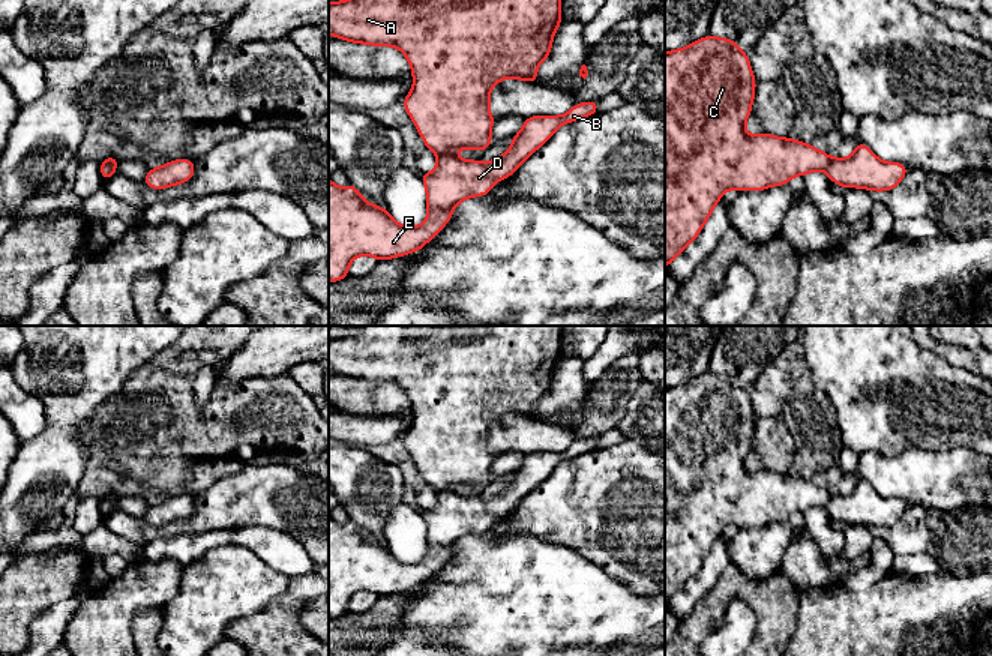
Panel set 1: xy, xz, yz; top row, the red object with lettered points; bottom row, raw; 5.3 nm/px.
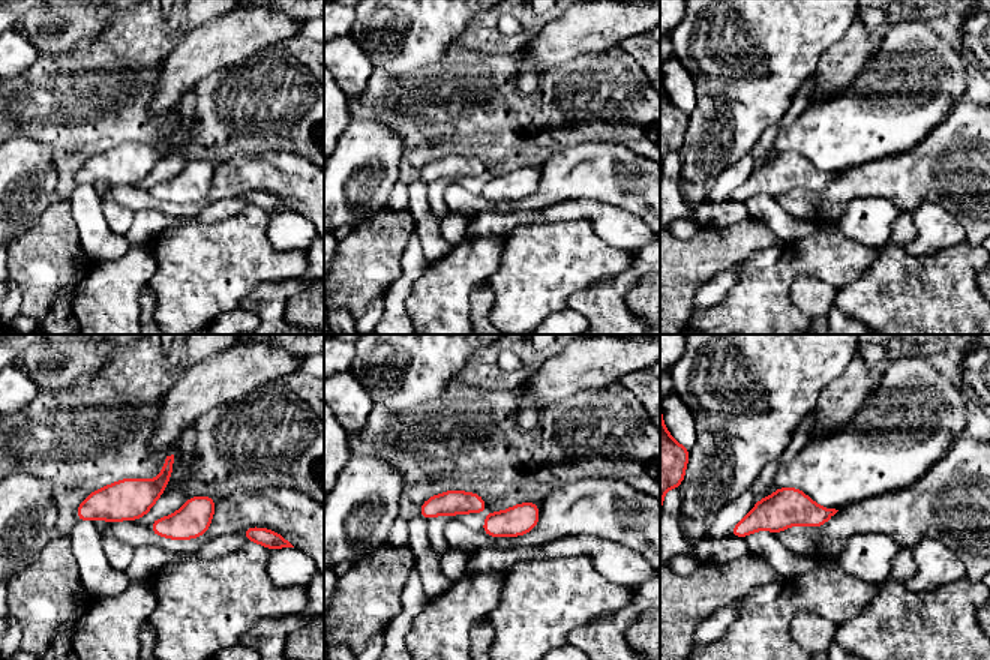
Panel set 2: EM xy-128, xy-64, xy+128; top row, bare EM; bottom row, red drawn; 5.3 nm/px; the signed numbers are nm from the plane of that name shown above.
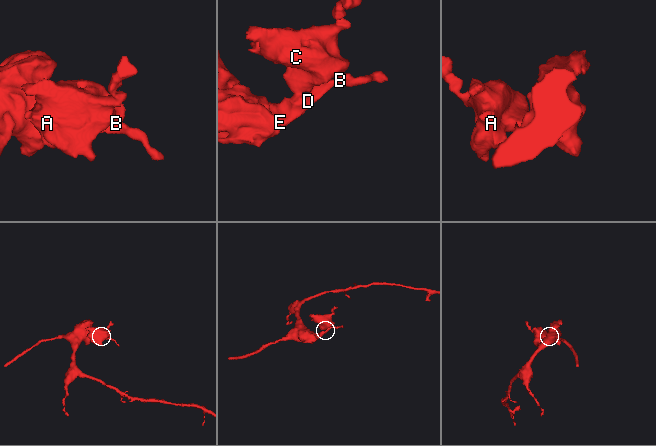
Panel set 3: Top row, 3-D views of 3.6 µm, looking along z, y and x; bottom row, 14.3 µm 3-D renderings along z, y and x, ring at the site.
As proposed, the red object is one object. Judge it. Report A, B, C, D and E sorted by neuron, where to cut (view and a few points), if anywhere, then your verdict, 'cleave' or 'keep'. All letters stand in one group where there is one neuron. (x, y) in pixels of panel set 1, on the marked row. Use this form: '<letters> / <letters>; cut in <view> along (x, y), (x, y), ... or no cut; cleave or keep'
A C / B D E; cut in xz along (437, 153), (450, 155); cleave

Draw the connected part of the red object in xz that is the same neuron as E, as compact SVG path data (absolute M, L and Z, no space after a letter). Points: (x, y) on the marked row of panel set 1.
M599 101L575 104L563 116L533 116L524 120L522 129L512 137L512 147L497 159L482 164L462 161L453 155L437 155L434 173L419 173L426 186L428 218L420 227L402 227L386 210L362 198L354 185L338 188L329 179L329 282L348 276L350 263L357 255L371 255L378 261L402 257L422 249L450 221L452 210L470 197L488 195L495 182L510 177L561 125L599 114Z

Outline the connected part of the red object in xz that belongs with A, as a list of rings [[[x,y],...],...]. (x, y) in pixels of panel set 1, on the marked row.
[[[344,0],[329,3],[329,35],[347,42],[396,47],[405,54],[414,86],[402,104],[426,147],[437,155],[452,155],[455,149],[485,152],[491,146],[491,126],[498,120],[489,114],[492,86],[504,78],[536,84],[536,69],[548,59],[560,24],[561,0]]]

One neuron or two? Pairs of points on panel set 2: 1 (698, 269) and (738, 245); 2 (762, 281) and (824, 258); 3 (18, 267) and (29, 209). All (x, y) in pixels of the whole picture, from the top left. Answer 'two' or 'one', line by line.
1: one
2: one
3: two

